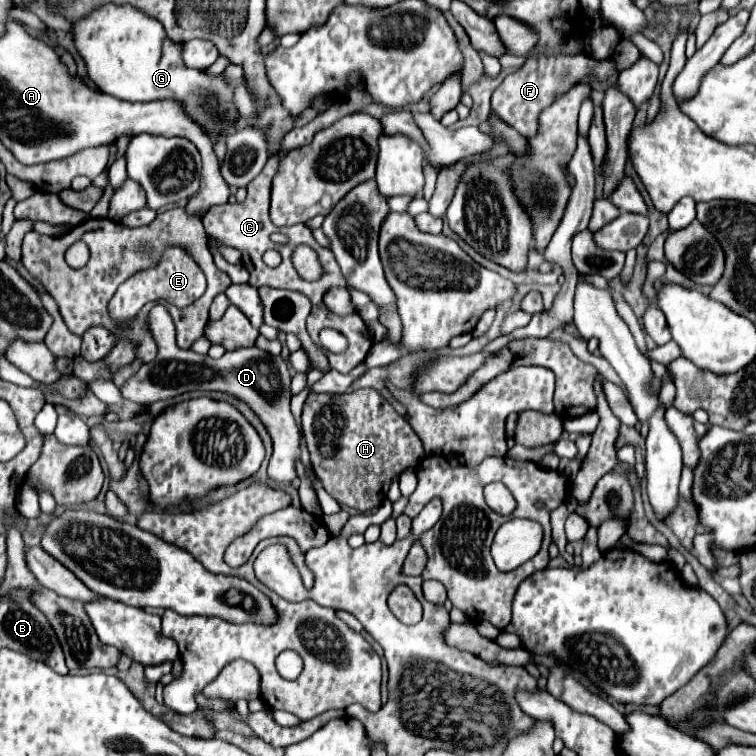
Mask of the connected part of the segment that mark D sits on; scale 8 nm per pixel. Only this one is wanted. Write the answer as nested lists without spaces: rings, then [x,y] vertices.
[[[156,305],[150,311],[150,331],[158,343],[158,357],[140,367],[140,371],[128,379],[128,383],[120,389],[128,401],[150,405],[160,399],[170,399],[188,391],[220,391],[228,393],[240,401],[244,401],[264,423],[268,429],[274,453],[268,465],[268,477],[272,481],[292,483],[296,479],[296,463],[300,461],[300,429],[290,409],[290,371],[288,361],[282,355],[270,355],[262,349],[248,347],[226,351],[220,359],[212,359],[208,355],[200,355],[194,351],[178,349],[174,343],[174,323],[164,305]]]

